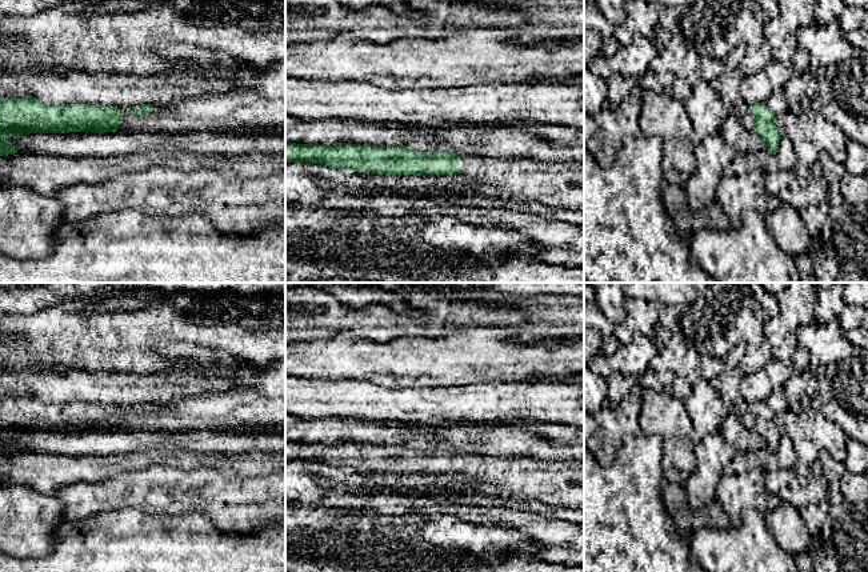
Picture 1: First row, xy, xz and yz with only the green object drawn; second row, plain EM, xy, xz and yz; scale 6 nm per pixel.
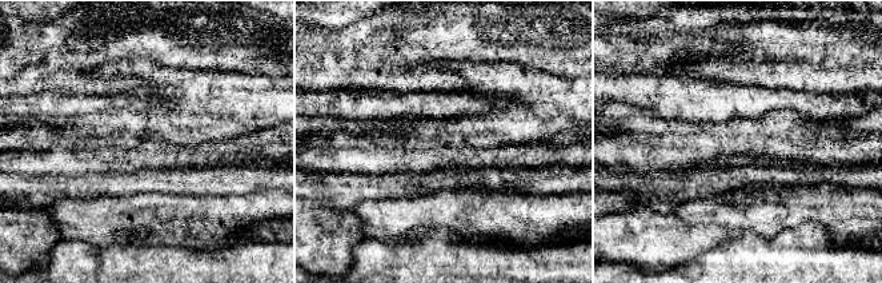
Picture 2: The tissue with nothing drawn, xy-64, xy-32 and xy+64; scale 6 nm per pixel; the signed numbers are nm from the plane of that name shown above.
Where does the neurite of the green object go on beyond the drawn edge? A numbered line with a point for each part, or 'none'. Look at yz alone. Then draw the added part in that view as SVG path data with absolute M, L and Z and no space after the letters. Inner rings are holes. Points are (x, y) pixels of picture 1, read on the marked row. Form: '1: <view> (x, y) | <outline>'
1: yz (776, 103) | M783 88L773 91L773 93L764 103L775 116L788 111L788 103Z

